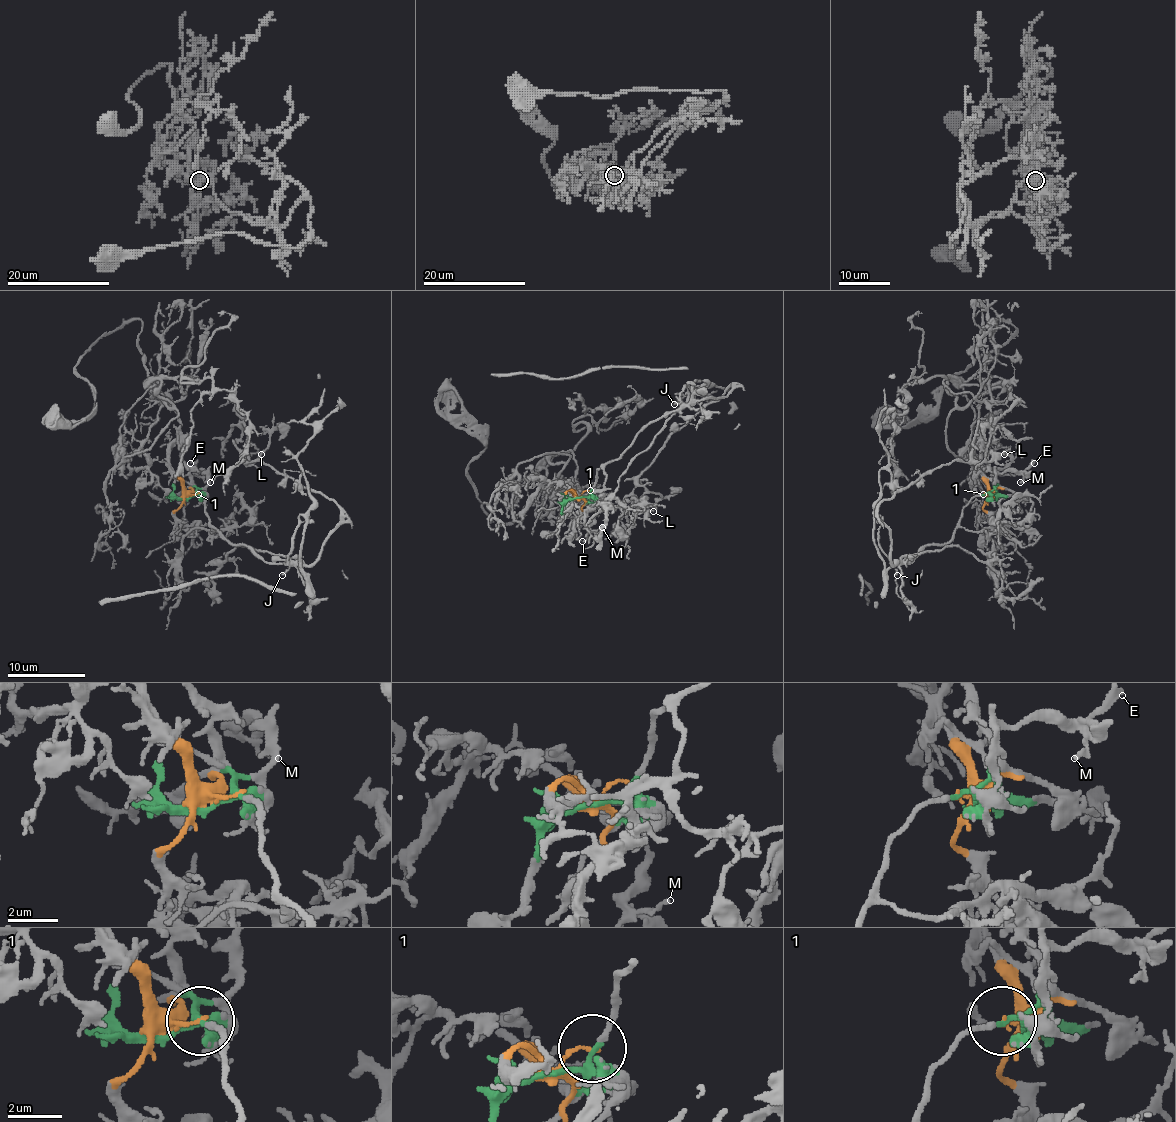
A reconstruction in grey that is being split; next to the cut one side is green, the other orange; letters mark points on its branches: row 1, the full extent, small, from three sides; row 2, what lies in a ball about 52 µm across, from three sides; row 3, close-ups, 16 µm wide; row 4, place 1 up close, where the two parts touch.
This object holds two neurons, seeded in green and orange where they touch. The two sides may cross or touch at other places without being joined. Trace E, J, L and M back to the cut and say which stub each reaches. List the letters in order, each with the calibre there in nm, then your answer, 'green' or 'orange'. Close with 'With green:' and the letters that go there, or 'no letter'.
E: 240 nm | green
J: 150 nm | green
L: 160 nm | green
M: 160 nm | green
With green: E, J, L, M

